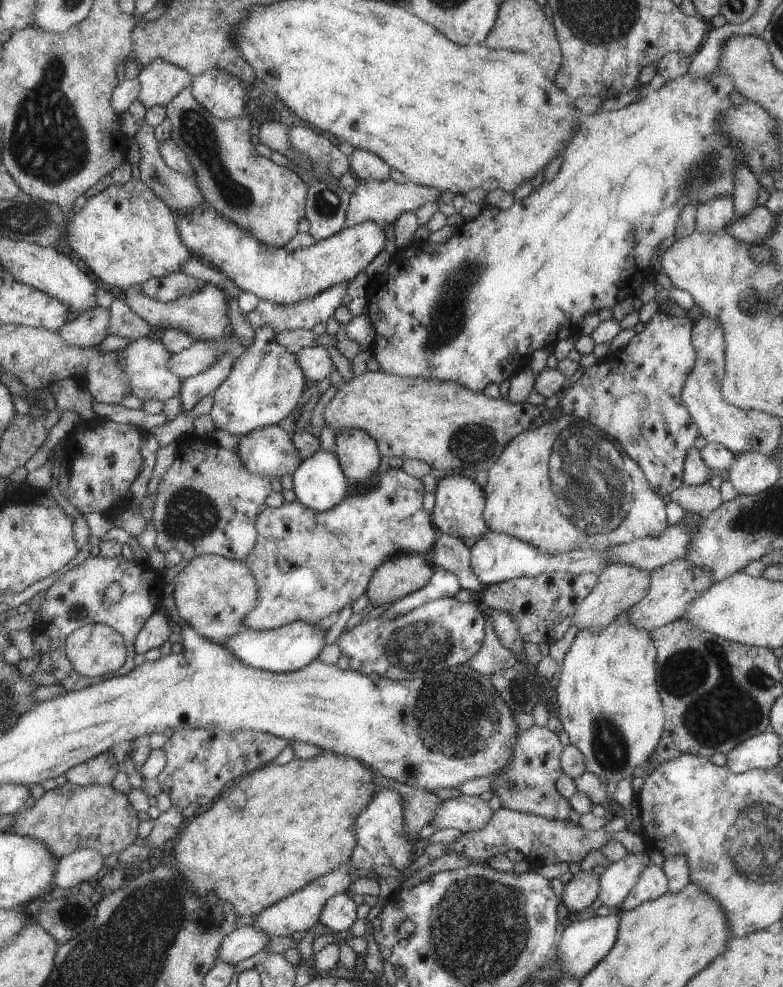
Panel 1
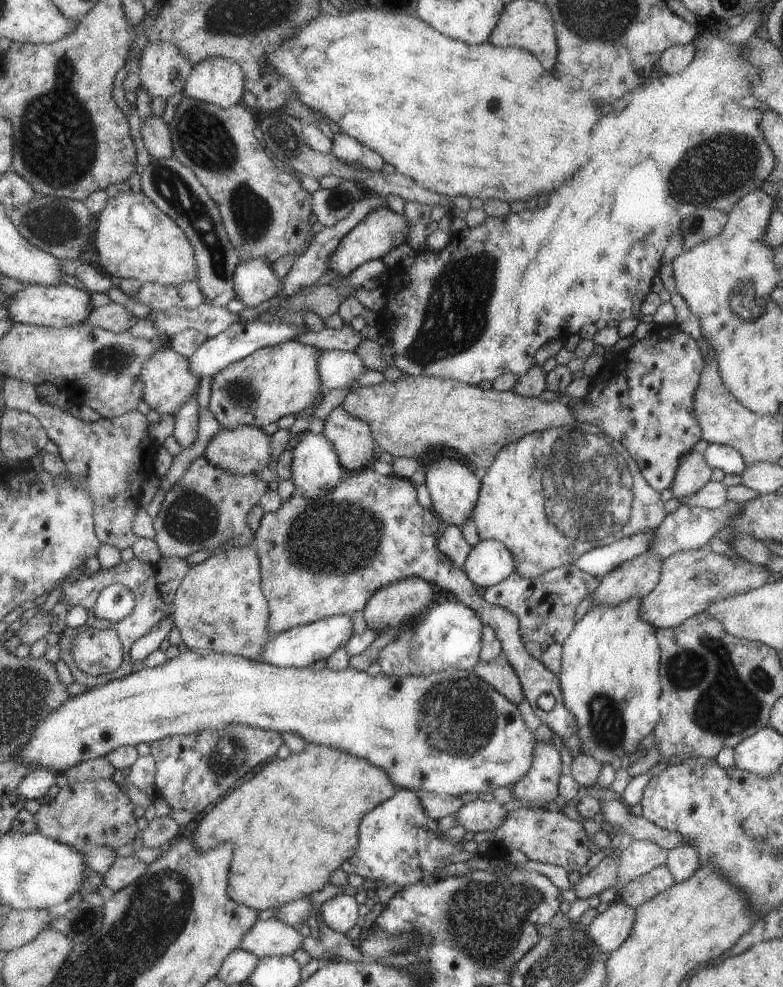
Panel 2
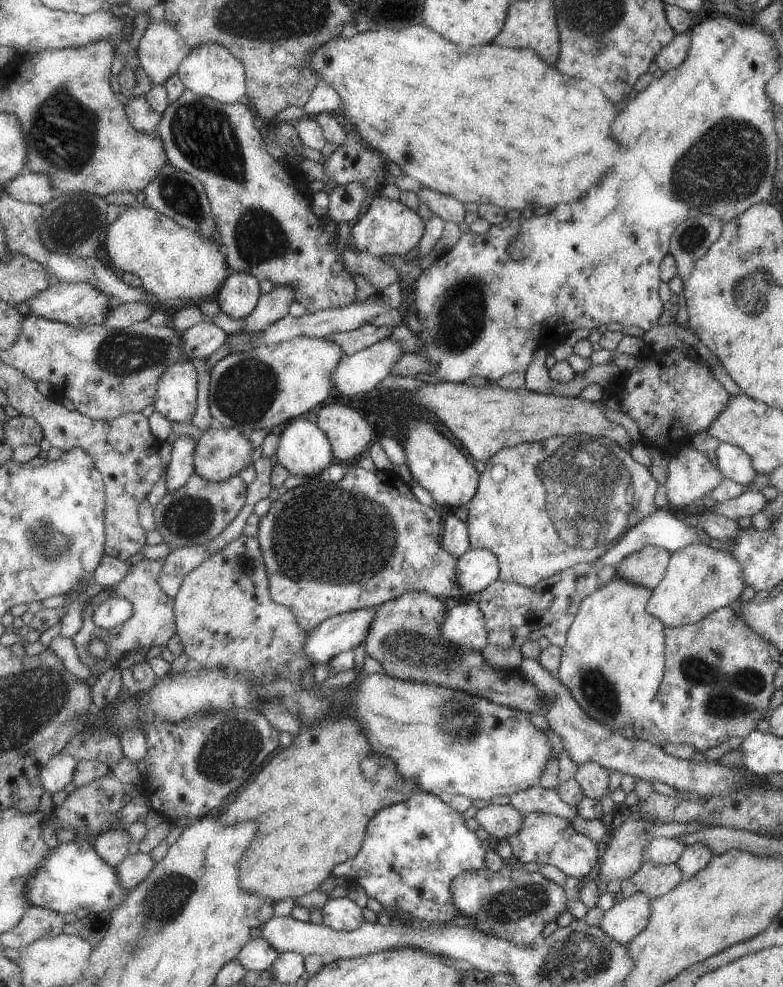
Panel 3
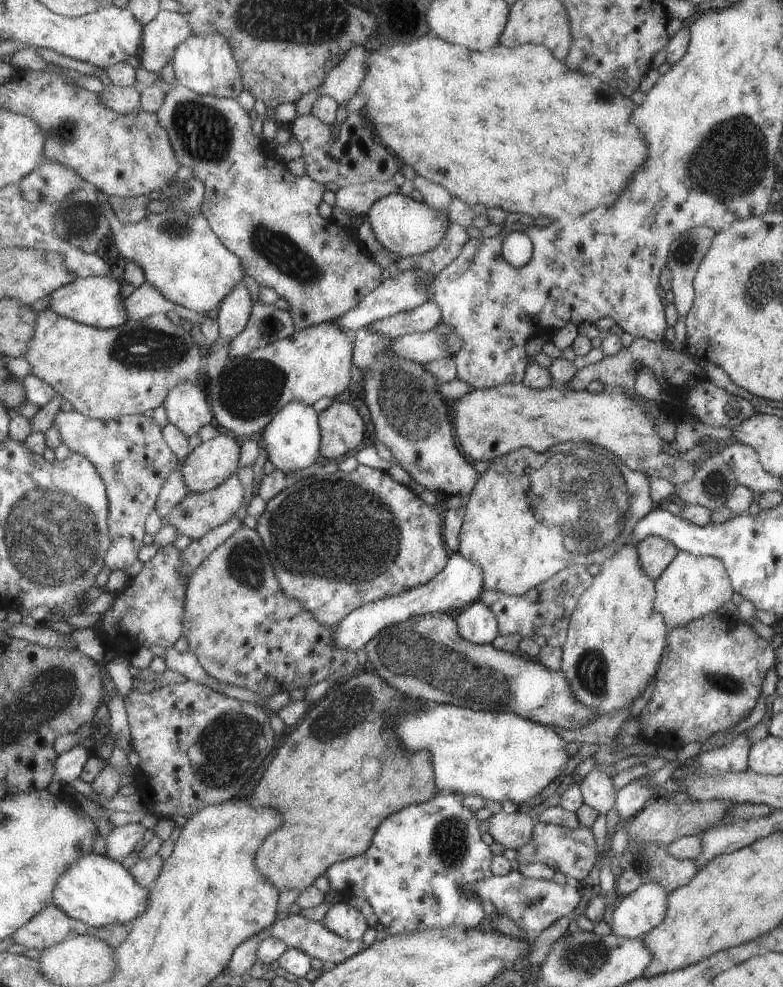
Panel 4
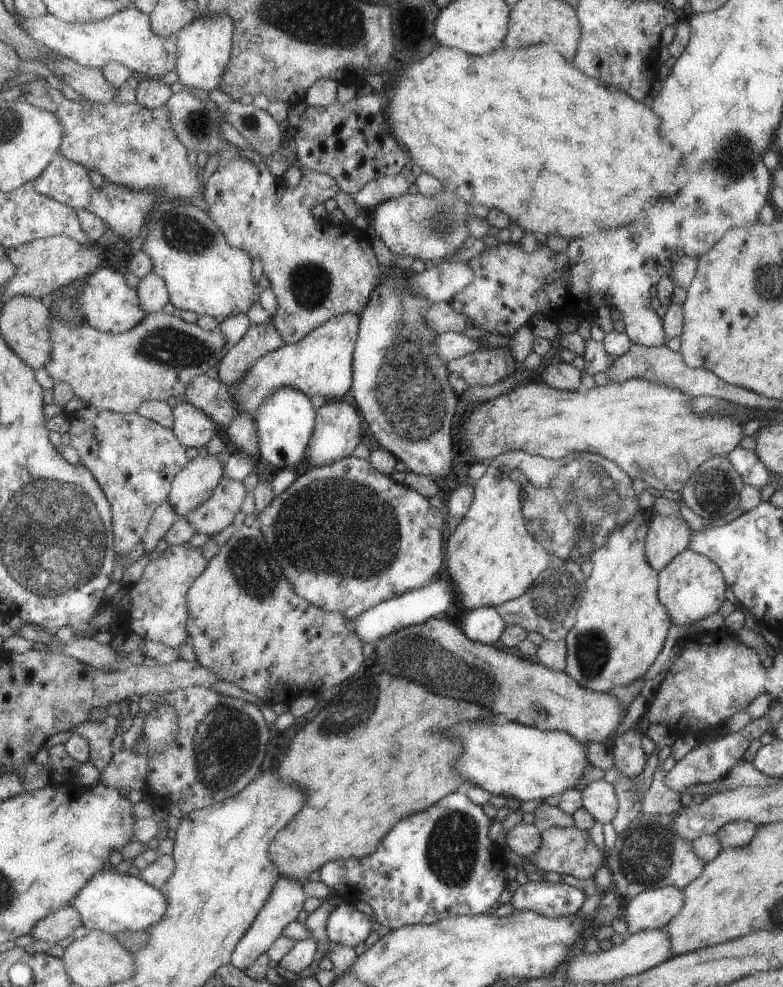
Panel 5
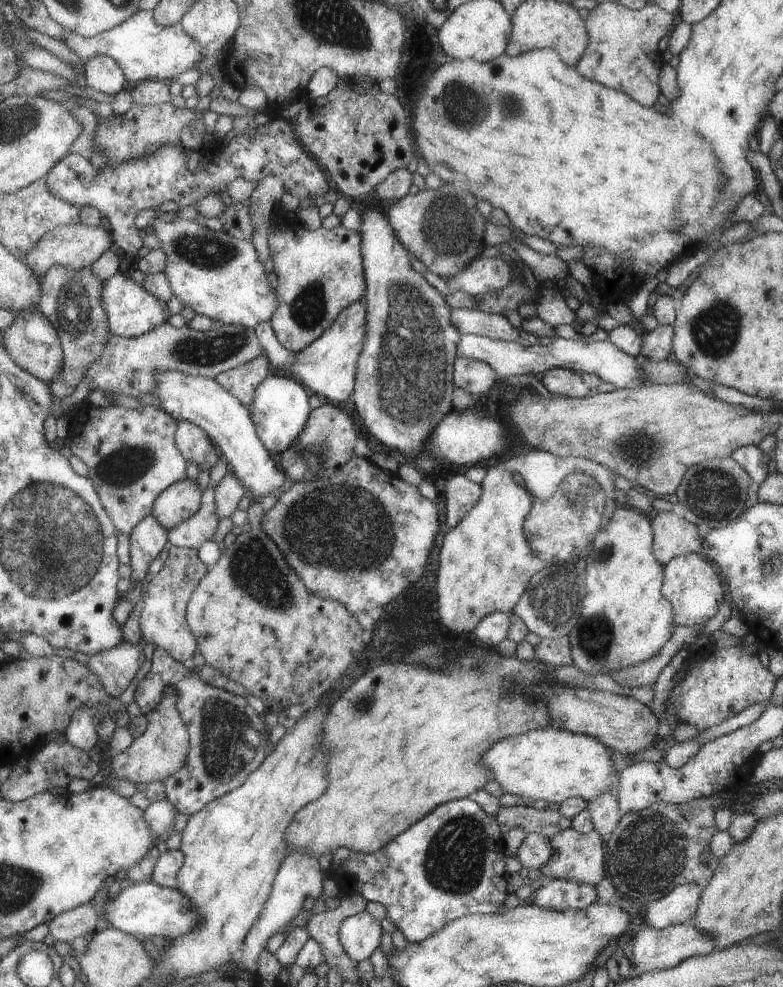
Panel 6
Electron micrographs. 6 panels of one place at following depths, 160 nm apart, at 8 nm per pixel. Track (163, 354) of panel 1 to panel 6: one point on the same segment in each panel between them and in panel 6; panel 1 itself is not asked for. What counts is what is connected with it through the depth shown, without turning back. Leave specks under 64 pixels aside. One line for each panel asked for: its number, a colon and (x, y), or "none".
2: (170, 382)
3: (177, 399)
4: (188, 406)
5: (194, 429)
6: (196, 445)

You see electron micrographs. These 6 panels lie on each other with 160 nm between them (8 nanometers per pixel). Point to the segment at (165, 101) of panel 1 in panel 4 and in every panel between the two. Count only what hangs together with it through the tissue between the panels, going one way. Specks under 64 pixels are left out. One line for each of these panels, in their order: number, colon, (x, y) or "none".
2: (165, 68)
3: (162, 48)
4: (162, 36)

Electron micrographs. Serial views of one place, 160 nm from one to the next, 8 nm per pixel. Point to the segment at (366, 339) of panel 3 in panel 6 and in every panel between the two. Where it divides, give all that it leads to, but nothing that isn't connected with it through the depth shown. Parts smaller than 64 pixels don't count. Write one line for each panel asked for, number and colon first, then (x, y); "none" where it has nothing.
4: (424, 317)
5: (440, 317)
6: (472, 321)

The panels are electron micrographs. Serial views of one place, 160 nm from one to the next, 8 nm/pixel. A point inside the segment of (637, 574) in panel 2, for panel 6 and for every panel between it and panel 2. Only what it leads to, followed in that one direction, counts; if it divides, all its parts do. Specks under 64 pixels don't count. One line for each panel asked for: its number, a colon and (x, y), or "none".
3: (645, 567)
4: (655, 553)
5: (668, 535)
6: (673, 536)

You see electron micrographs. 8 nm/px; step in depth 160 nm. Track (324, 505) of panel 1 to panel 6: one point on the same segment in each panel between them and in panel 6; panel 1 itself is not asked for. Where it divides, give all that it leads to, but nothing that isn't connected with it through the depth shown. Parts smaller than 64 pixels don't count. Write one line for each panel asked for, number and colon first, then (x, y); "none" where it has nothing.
2: (314, 466)
3: (303, 450)
4: (291, 439)
5: (286, 419)
6: (280, 409)

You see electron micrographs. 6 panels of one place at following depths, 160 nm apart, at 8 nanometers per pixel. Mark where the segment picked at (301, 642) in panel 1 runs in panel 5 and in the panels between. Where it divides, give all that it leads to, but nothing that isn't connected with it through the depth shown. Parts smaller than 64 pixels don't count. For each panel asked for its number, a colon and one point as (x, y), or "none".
2: (299, 647)
3: (344, 631)
4: (459, 582)
5: (415, 606)

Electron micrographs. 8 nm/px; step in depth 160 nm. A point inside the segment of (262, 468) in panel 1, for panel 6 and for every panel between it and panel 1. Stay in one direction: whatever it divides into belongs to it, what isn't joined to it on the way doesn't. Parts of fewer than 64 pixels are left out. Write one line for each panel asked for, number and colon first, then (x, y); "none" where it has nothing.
2: (244, 450)
3: (220, 454)
4: (208, 466)
5: (196, 484)
6: (181, 501)

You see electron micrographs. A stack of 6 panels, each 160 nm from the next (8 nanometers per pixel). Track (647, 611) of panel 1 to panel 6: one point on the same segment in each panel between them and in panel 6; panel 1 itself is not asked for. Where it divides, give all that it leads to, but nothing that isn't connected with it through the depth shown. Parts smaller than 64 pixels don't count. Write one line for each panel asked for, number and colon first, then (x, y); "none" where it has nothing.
2: (690, 580)
3: (698, 580)
4: (692, 586)
5: (689, 586)
6: (690, 585)

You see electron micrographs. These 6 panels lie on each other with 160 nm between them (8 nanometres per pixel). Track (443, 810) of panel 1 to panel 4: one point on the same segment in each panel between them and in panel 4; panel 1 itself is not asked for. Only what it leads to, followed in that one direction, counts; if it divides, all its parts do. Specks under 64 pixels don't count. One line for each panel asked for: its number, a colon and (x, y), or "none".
2: (479, 815)
3: (502, 821)
4: (513, 830)

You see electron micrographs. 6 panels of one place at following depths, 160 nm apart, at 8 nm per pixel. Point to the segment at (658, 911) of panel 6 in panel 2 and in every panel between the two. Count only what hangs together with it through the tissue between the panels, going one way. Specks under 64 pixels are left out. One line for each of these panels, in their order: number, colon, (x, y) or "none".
2: (608, 929)
3: (625, 920)
4: (637, 913)
5: (654, 908)

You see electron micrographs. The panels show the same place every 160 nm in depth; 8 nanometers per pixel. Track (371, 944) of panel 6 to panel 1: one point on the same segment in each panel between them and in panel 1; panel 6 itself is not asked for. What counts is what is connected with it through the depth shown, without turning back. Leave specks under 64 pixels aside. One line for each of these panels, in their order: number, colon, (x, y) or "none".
1: (338, 913)
2: (339, 913)
3: (340, 914)
4: (340, 918)
5: (345, 925)

